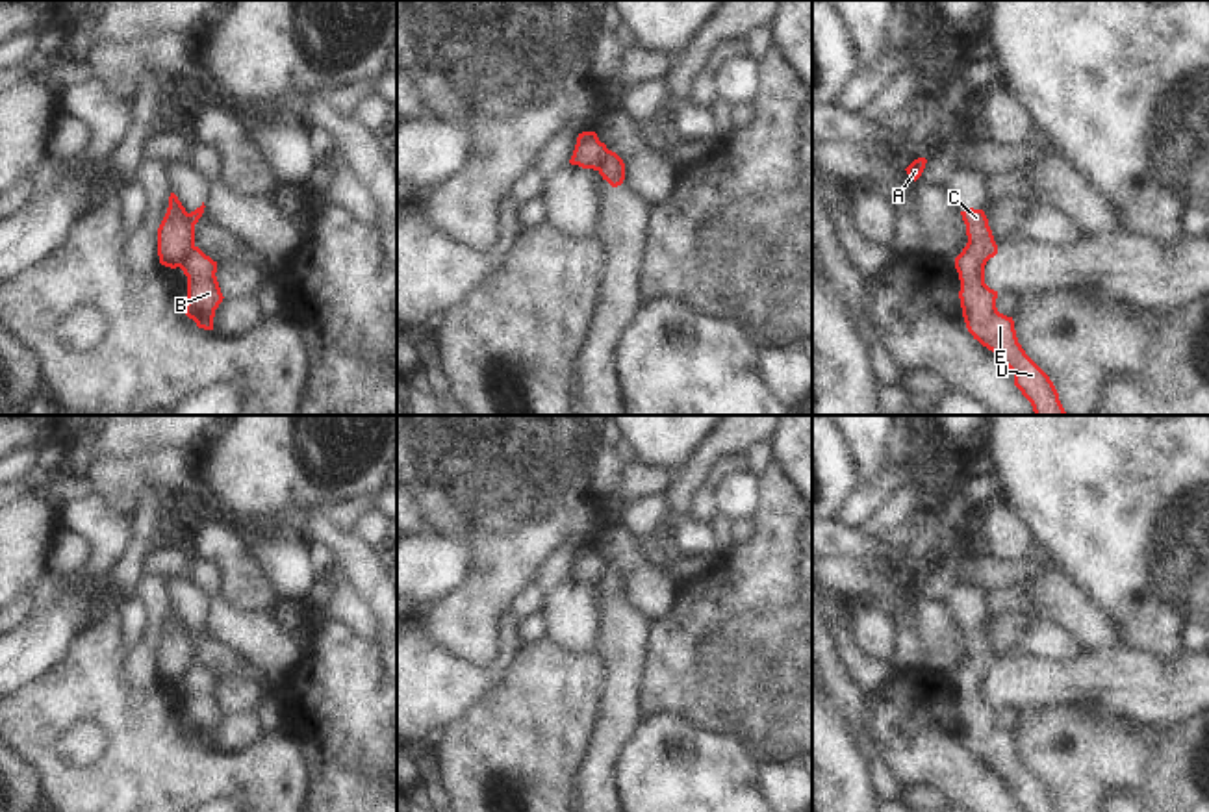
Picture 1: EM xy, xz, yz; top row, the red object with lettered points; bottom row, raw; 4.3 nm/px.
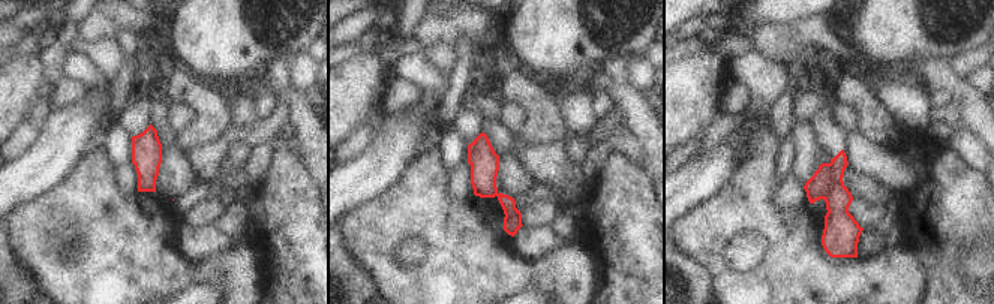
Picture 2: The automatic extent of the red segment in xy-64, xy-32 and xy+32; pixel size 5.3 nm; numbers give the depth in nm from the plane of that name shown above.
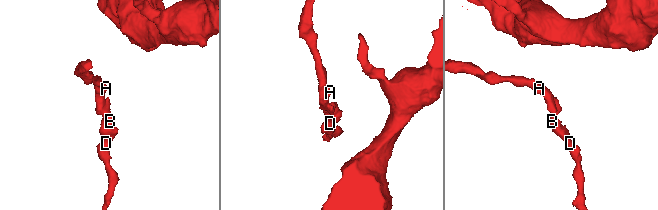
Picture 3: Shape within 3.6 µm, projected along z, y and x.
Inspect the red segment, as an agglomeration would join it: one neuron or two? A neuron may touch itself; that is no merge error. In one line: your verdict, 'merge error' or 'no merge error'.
merge error

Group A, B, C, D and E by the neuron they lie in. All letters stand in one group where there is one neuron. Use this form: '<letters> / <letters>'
A / B C D E

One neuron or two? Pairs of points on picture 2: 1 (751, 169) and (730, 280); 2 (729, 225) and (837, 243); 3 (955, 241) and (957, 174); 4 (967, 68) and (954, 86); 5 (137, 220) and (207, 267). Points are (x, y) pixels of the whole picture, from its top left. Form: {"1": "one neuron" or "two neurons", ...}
{"1": "one neuron", "2": "two neurons", "3": "one neuron", "4": "two neurons", "5": "one neuron"}

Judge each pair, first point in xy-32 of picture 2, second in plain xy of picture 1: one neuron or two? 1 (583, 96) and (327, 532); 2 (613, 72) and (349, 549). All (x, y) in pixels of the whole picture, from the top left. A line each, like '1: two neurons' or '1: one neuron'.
1: two neurons
2: two neurons

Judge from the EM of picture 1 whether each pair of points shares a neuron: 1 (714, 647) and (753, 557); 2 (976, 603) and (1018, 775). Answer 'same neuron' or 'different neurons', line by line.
1: same neuron
2: same neuron

